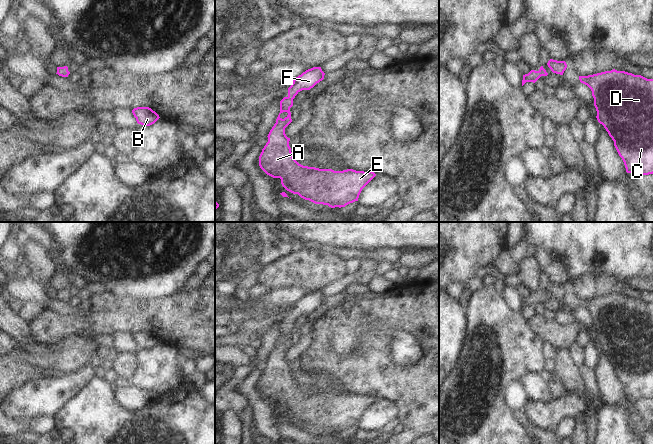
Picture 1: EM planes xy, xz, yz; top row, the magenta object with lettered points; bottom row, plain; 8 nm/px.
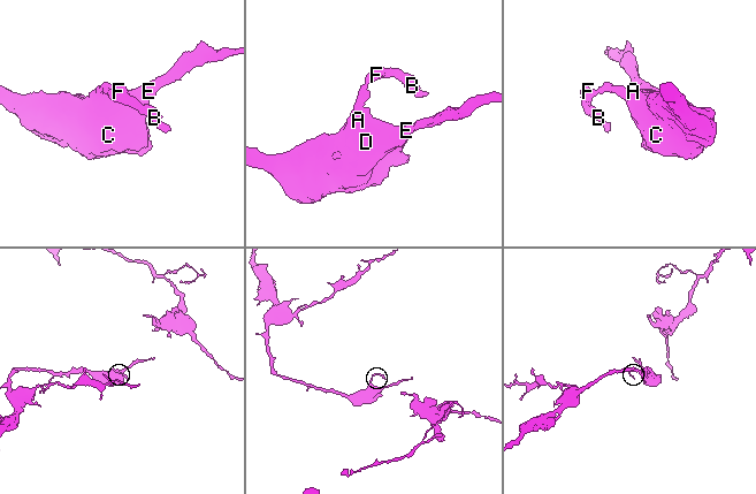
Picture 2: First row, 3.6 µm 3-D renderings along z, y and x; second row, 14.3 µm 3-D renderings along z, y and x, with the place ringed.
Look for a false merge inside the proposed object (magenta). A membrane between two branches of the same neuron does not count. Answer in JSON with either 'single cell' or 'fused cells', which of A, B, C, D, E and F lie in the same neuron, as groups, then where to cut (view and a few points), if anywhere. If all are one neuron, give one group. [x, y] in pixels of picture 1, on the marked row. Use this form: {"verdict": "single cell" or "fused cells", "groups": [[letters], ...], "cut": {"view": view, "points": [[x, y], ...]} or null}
{"verdict": "single cell", "groups": [["A", "B", "C", "D", "E", "F"]], "cut": null}

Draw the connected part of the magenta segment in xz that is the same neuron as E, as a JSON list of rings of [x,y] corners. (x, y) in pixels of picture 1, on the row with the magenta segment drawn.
[[[313,67],[293,80],[288,96],[280,101],[280,113],[259,156],[259,166],[267,175],[280,178],[287,191],[315,204],[341,208],[358,201],[362,189],[376,174],[303,166],[293,158],[290,138],[285,134],[285,128],[292,122],[290,108],[293,99],[300,91],[313,88],[324,79],[324,75],[321,67]]]

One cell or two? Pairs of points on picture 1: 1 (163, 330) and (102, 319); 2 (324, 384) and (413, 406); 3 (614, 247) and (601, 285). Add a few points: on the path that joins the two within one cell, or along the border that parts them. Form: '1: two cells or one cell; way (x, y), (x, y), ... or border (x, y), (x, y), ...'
1: one cell; way (148, 319), (117, 319)
2: two cells; border (325, 374), (334, 378), (346, 393)
3: two cells; border (581, 276), (589, 274), (612, 275), (625, 281)

